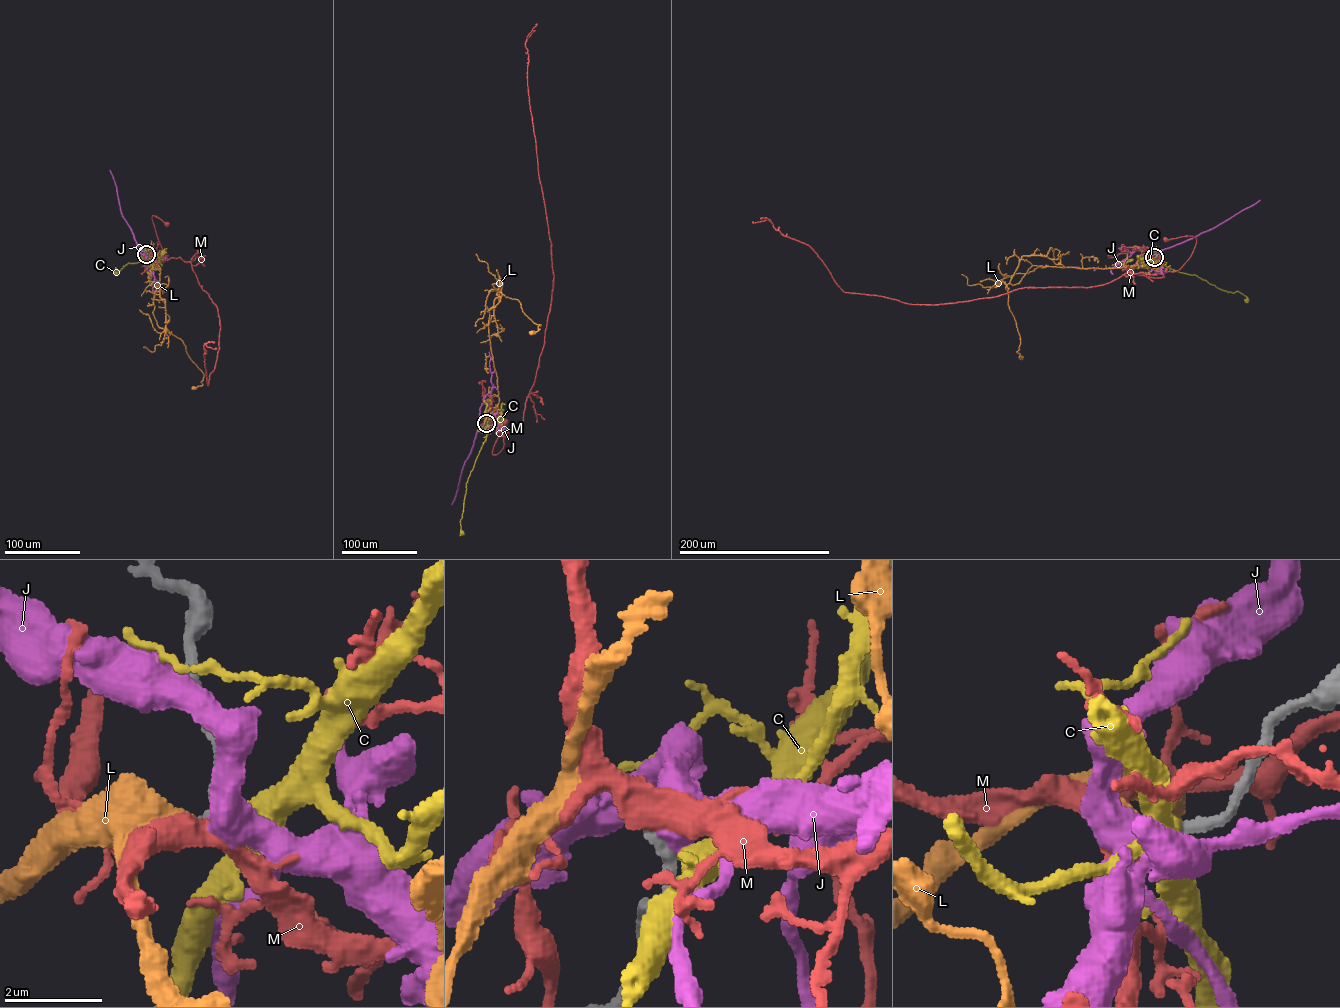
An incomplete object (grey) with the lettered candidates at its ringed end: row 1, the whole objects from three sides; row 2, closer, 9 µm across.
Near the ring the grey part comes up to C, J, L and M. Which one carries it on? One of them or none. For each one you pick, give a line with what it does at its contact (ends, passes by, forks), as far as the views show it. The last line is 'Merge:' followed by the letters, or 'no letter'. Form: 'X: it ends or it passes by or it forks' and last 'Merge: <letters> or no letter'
L: it ends
Merge: L

